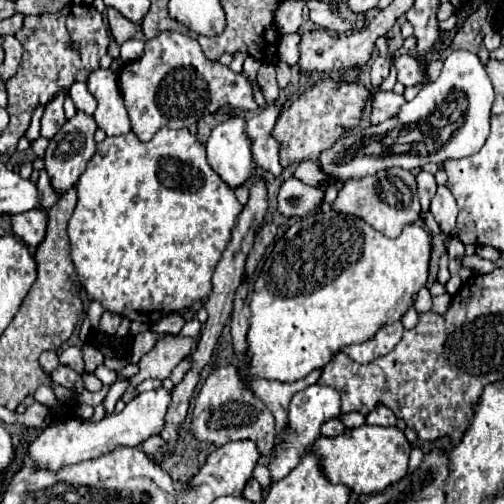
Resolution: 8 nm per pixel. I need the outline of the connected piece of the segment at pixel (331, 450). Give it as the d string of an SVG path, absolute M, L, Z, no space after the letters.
M364 424L360 428L352 428L342 436L324 438L320 436L314 442L314 452L320 454L320 466L326 478L334 484L344 484L358 494L378 494L390 484L402 480L408 472L410 460L410 442L404 432L396 426L370 426Z

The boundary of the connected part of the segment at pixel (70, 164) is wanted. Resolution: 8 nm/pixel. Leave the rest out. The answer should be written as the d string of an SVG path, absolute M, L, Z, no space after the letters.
M76 112L74 118L70 118L60 130L58 134L50 140L50 146L46 150L44 156L44 164L46 164L46 172L50 176L50 184L58 190L58 192L66 192L68 188L72 188L72 184L80 178L80 174L84 172L84 168L88 166L88 160L92 160L92 156L96 154L96 142L94 142L94 132L96 132L96 120L84 112Z

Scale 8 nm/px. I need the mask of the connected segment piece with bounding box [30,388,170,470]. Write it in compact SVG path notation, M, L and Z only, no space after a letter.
M158 388L158 390L138 394L132 402L126 404L124 412L114 414L110 418L102 418L96 424L82 422L80 418L54 422L32 442L30 456L40 468L58 470L66 464L78 464L90 458L98 458L106 452L112 452L116 446L140 446L148 436L162 430L168 404L170 404L170 392Z

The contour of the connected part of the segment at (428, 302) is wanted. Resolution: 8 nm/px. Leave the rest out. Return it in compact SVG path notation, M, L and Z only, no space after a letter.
M422 288L422 290L418 292L418 298L416 298L416 302L414 302L414 308L416 308L418 314L428 312L428 310L432 308L432 296L430 296L428 288Z

